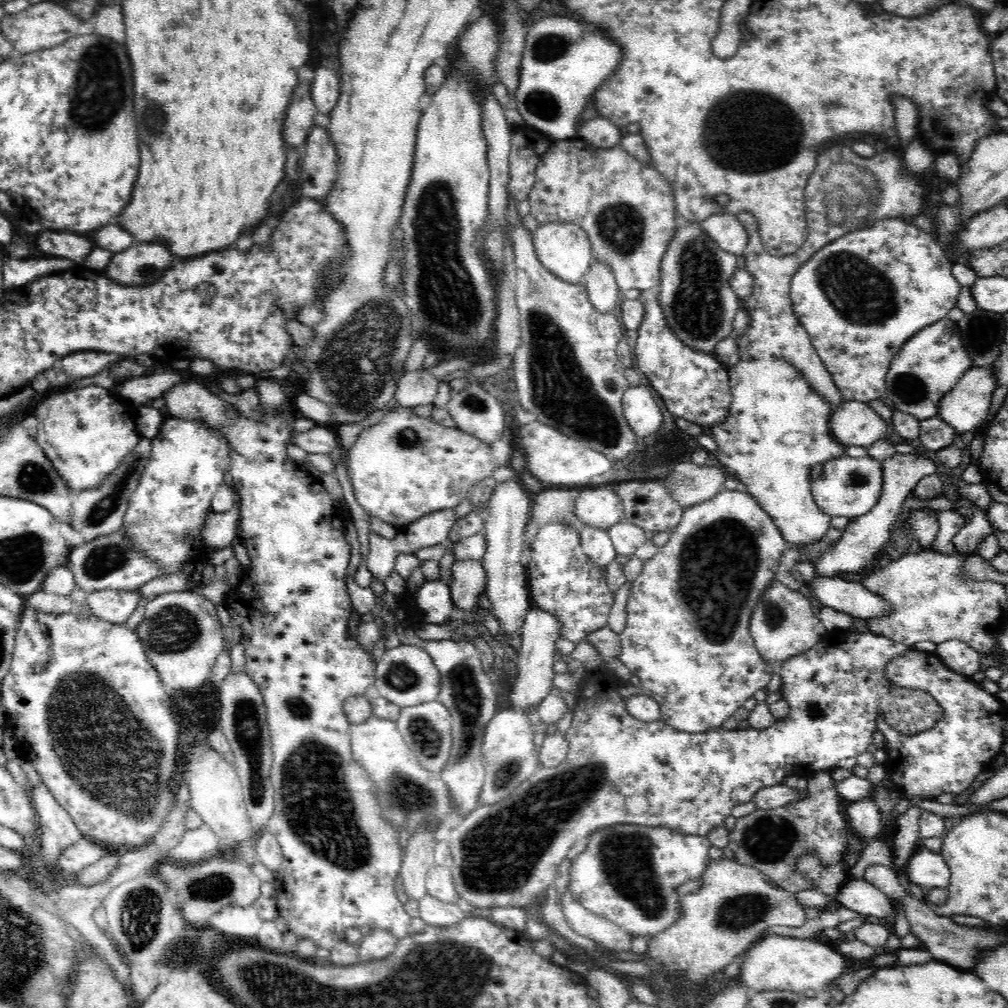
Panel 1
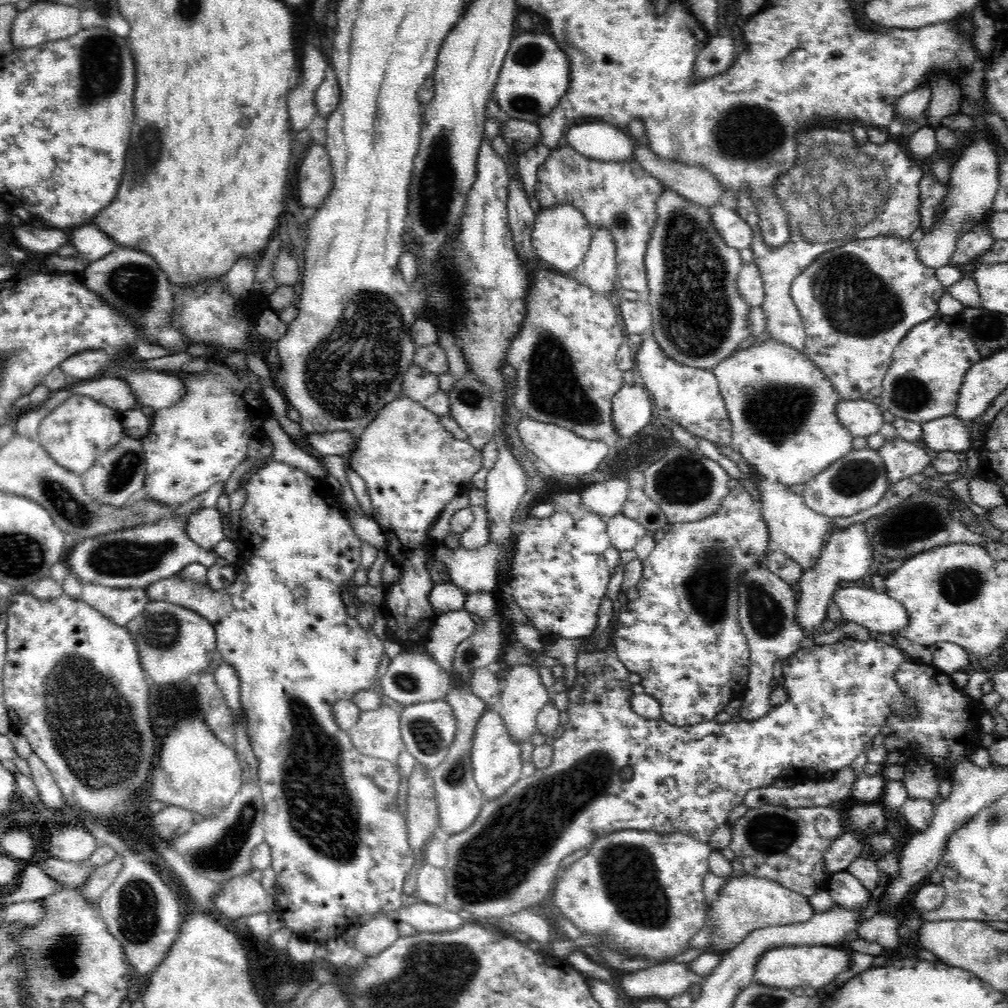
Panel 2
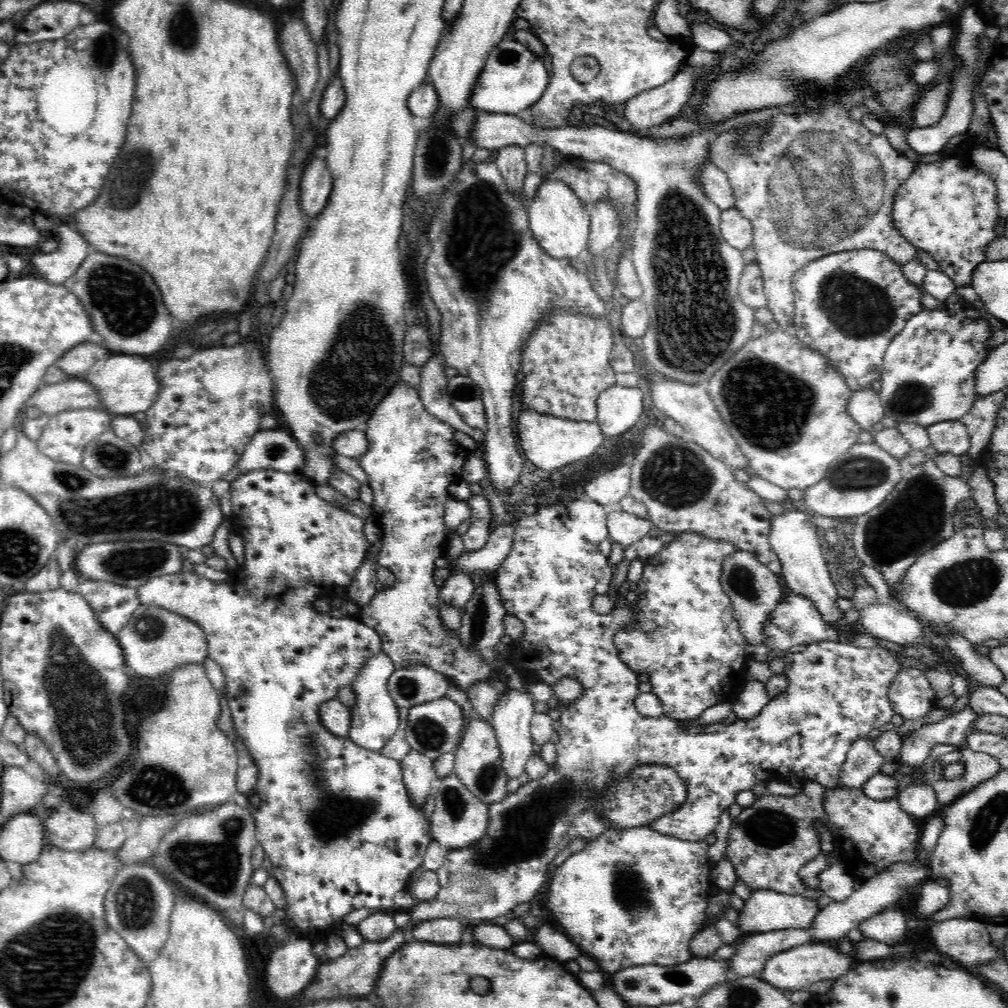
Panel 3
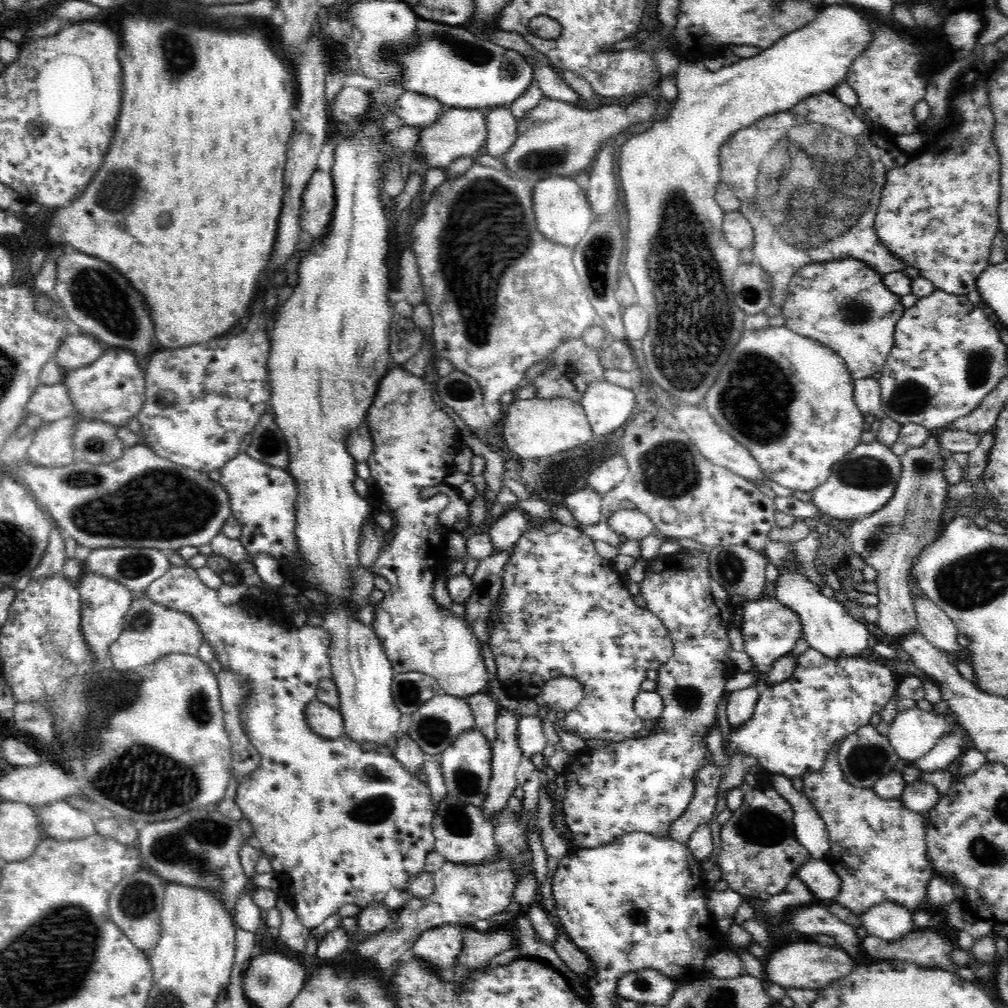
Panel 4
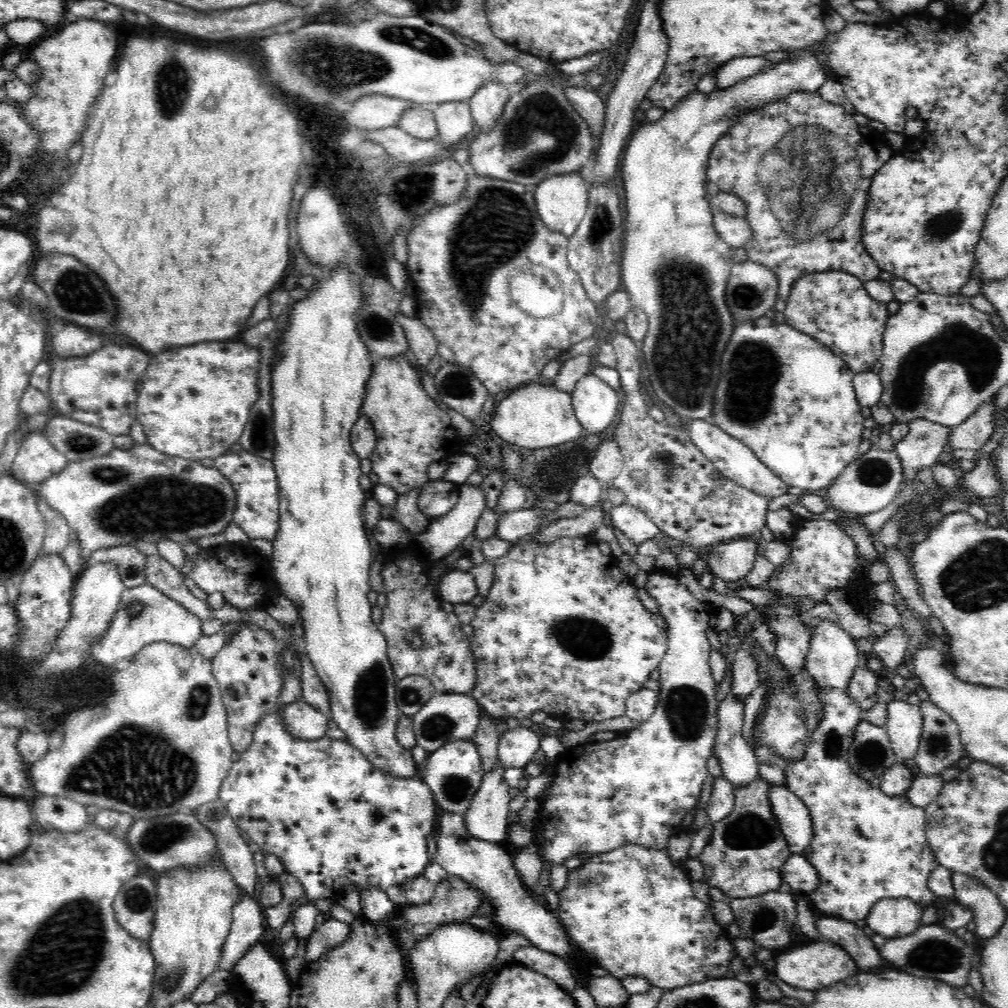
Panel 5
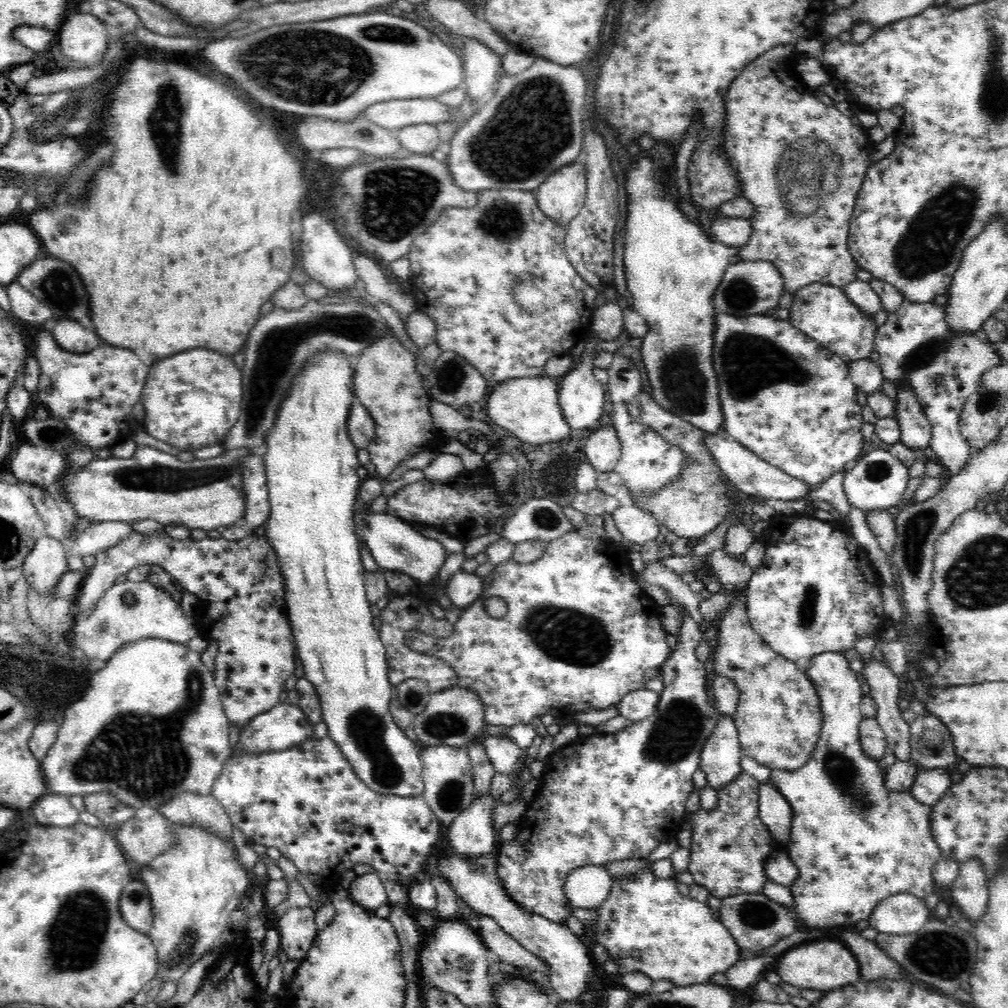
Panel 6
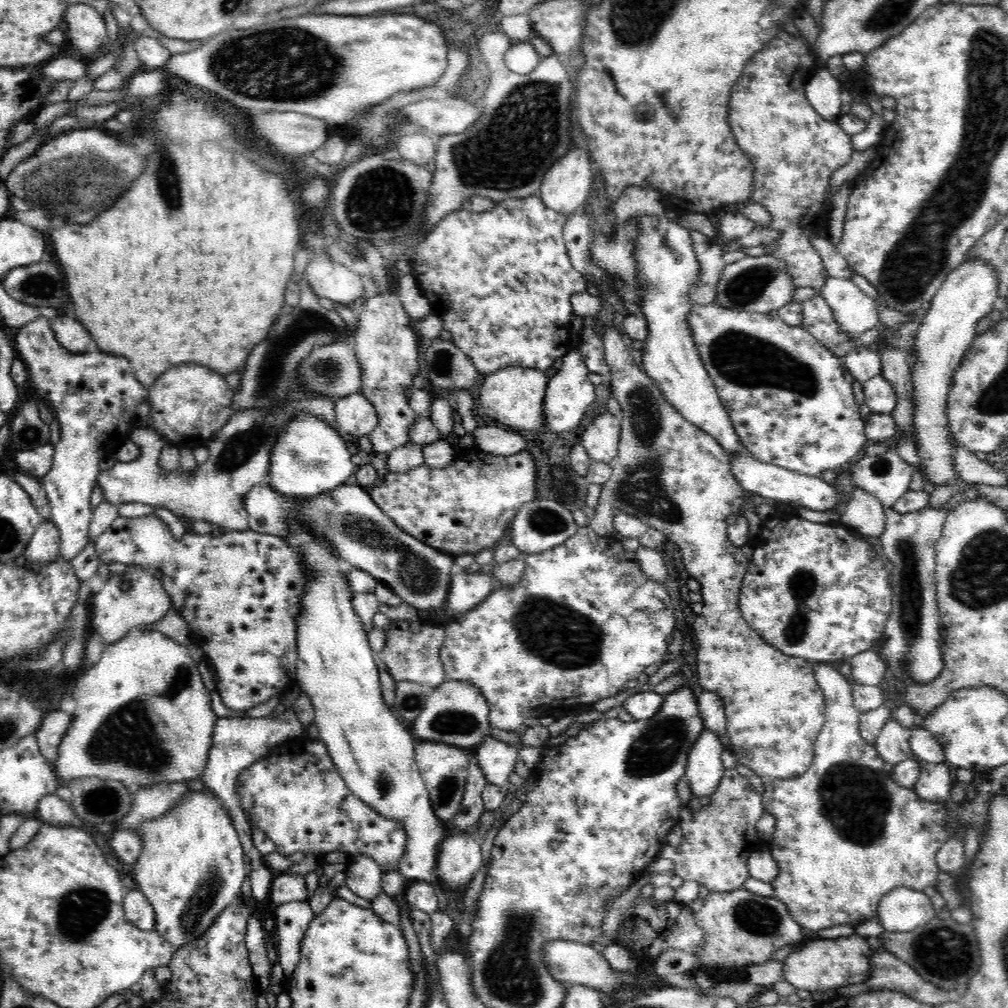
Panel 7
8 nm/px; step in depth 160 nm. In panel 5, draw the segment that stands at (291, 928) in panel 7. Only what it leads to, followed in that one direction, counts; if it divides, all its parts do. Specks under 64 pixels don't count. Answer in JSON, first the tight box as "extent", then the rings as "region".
{"extent":[218,657,440,943],"region":[[[289,657],[284,659],[283,662],[285,662],[285,665],[280,669],[280,675],[282,675],[284,684],[282,684],[282,692],[278,695],[278,708],[276,708],[272,714],[266,714],[266,716],[258,722],[248,750],[242,752],[242,754],[240,754],[240,759],[230,766],[228,776],[223,780],[218,798],[224,803],[224,806],[228,809],[229,815],[233,818],[238,828],[248,833],[248,836],[250,836],[253,842],[253,846],[256,849],[260,849],[266,855],[274,854],[274,856],[278,856],[284,865],[284,870],[289,872],[294,878],[297,878],[298,882],[303,886],[306,903],[298,907],[293,920],[294,927],[296,927],[294,934],[296,934],[296,939],[298,939],[299,943],[303,938],[308,940],[308,937],[316,930],[316,916],[318,916],[321,911],[312,900],[318,900],[318,898],[331,898],[336,900],[339,895],[343,894],[345,890],[348,890],[350,886],[354,886],[358,892],[362,892],[362,890],[368,888],[368,886],[375,886],[385,891],[391,886],[401,886],[406,881],[422,875],[426,865],[430,862],[430,858],[428,858],[428,836],[430,836],[430,832],[436,831],[440,811],[435,804],[432,792],[421,780],[419,774],[410,778],[398,777],[392,773],[386,774],[384,771],[374,767],[362,752],[346,740],[322,737],[321,739],[311,741],[294,737],[294,735],[288,733],[285,724],[283,724],[283,711],[285,710],[286,704],[292,704],[292,702],[297,699],[302,699],[302,682],[301,678],[293,674]]]}

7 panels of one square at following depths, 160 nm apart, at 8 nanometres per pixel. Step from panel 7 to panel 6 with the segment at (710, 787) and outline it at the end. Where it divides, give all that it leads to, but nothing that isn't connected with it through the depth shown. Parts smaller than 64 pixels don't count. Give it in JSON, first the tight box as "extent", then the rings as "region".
{"extent":[700,715,745,790],"region":[[[719,715],[716,722],[717,726],[714,728],[714,732],[710,734],[710,738],[706,740],[706,744],[704,744],[702,752],[700,752],[700,769],[706,773],[708,786],[712,786],[715,790],[720,790],[734,782],[734,778],[738,778],[738,774],[743,772],[740,760],[745,754],[740,746],[738,730],[733,716]]]}

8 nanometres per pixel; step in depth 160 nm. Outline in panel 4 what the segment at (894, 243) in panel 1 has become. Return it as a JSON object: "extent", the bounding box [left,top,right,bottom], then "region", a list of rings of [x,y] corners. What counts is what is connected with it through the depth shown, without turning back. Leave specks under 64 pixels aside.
{"extent":[781,257,907,380],"region":[[[854,257],[803,266],[791,278],[788,299],[781,308],[785,326],[834,350],[843,358],[853,380],[877,377],[894,346],[894,326],[907,310],[902,305],[902,297],[886,289],[882,278],[874,267]]]}

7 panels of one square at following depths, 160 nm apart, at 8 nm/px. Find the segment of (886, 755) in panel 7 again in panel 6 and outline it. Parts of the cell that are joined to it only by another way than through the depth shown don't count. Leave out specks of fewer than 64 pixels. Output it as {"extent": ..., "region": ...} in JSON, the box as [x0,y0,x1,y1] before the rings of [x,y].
{"extent":[861,658,911,761],"region":[[[872,658],[872,662],[863,669],[861,678],[870,685],[870,696],[876,701],[876,720],[886,735],[886,748],[894,751],[898,761],[911,758],[910,726],[902,717],[904,704],[898,703],[900,679],[897,678],[888,662]]]}

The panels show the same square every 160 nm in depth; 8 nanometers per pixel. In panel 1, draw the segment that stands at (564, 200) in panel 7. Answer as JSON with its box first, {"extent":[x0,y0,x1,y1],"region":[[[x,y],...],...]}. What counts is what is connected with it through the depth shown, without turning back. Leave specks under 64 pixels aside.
{"extent":[533,222,593,284],"region":[[[550,222],[538,226],[533,233],[533,245],[539,261],[556,277],[578,284],[593,262],[591,242],[586,231],[573,222]]]}

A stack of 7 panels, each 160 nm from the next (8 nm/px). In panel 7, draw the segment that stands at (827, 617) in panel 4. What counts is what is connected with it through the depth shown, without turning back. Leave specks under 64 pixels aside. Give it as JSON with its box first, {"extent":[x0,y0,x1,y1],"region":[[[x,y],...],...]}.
{"extent":[762,663,949,930],"region":[[[828,663],[816,664],[814,675],[825,700],[825,724],[822,731],[818,733],[814,746],[814,758],[810,768],[799,777],[789,779],[765,779],[765,792],[762,794],[762,807],[776,817],[776,830],[768,849],[774,860],[778,862],[778,878],[772,880],[774,887],[774,897],[781,900],[789,910],[791,917],[796,920],[802,928],[808,930],[822,930],[838,924],[848,924],[855,926],[865,920],[876,919],[880,900],[885,894],[898,887],[906,887],[922,892],[928,886],[935,886],[940,874],[937,865],[937,852],[942,848],[944,842],[948,840],[949,834],[944,829],[942,819],[945,817],[943,803],[920,799],[913,789],[900,787],[889,773],[883,770],[884,759],[880,757],[876,747],[868,744],[860,734],[861,712],[853,705],[853,686],[848,682],[849,677],[843,676],[837,668],[833,668]]]}

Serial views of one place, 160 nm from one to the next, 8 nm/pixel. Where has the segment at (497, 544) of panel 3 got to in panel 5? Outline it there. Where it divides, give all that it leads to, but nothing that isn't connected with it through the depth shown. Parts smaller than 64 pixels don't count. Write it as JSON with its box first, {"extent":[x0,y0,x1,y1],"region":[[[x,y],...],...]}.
{"extent":[496,509,546,543],"region":[[[520,509],[499,515],[496,536],[511,543],[530,533],[540,531],[546,509]]]}

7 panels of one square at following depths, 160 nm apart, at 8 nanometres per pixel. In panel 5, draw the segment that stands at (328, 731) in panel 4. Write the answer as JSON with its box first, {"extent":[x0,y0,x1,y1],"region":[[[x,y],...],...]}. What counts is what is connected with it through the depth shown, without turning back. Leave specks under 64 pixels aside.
{"extent":[283,699,331,741],"region":[[[304,699],[286,704],[283,711],[283,724],[286,731],[300,739],[313,741],[326,737],[330,721],[331,716],[322,714]]]}

